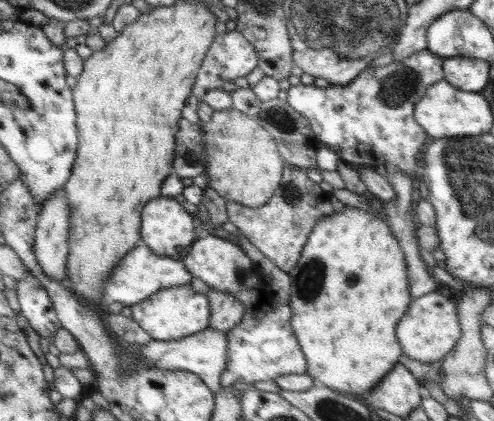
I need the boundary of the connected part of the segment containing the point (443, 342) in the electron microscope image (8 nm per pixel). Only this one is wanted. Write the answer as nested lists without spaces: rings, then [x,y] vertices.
[[[438,290],[413,299],[396,325],[396,338],[402,353],[418,362],[440,361],[456,346],[460,335],[457,306]]]

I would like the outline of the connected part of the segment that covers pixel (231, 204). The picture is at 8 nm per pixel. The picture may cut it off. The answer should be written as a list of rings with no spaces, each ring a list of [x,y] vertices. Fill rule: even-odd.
[[[286,164],[280,187],[262,206],[250,207],[236,201],[226,201],[228,220],[239,228],[241,235],[248,238],[266,258],[287,273],[300,259],[314,225],[322,217],[334,213],[330,193],[324,192],[317,183],[309,180],[306,174],[306,169]]]

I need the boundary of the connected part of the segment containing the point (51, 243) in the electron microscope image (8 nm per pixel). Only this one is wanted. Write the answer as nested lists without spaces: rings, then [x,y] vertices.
[[[54,191],[39,207],[39,219],[35,228],[35,256],[44,275],[65,281],[67,257],[69,256],[70,205],[66,191]]]

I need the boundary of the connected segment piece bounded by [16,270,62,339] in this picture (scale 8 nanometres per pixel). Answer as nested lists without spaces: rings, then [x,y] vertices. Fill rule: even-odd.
[[[30,270],[22,280],[17,281],[16,292],[20,312],[27,318],[29,325],[38,332],[40,338],[54,338],[62,324],[54,312],[46,288],[40,286],[38,278]]]

